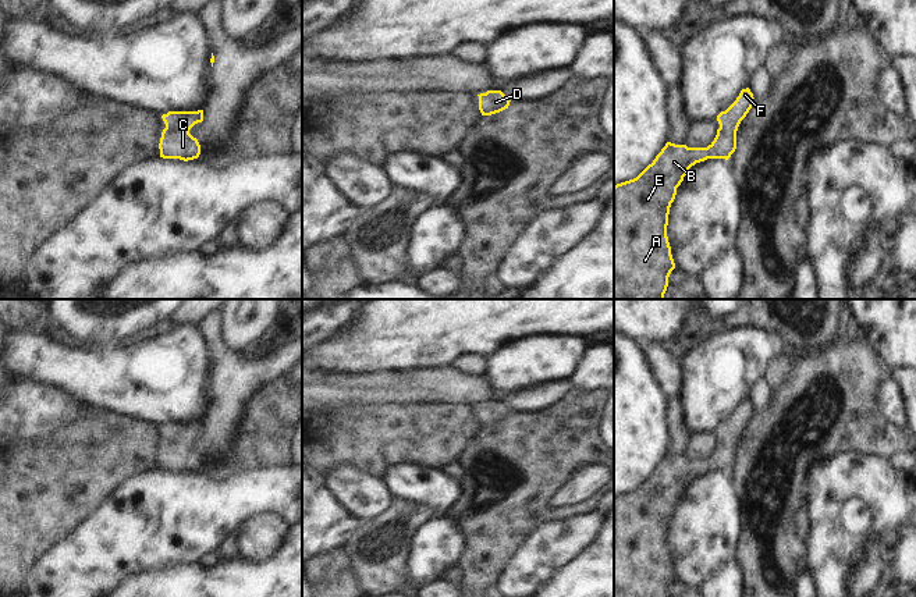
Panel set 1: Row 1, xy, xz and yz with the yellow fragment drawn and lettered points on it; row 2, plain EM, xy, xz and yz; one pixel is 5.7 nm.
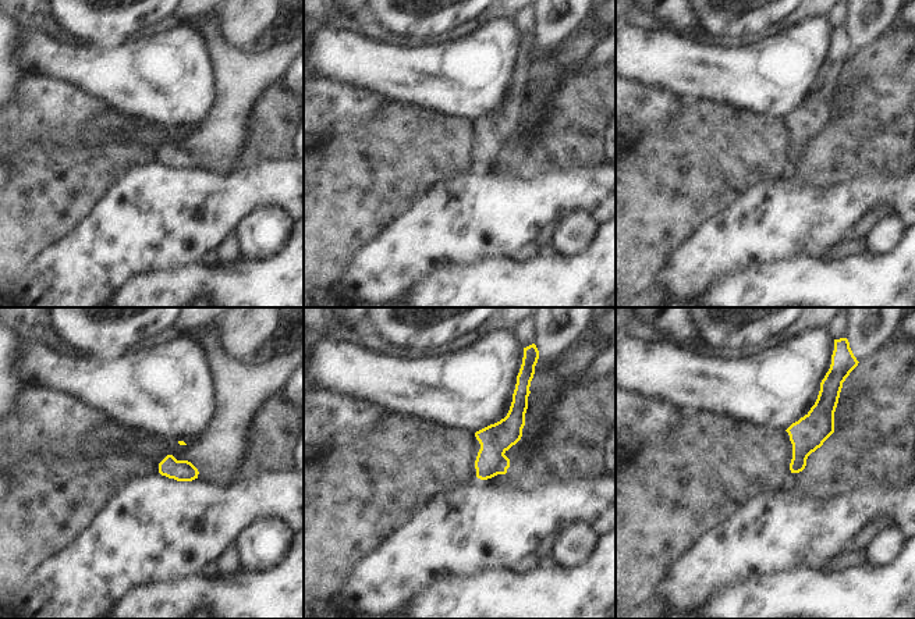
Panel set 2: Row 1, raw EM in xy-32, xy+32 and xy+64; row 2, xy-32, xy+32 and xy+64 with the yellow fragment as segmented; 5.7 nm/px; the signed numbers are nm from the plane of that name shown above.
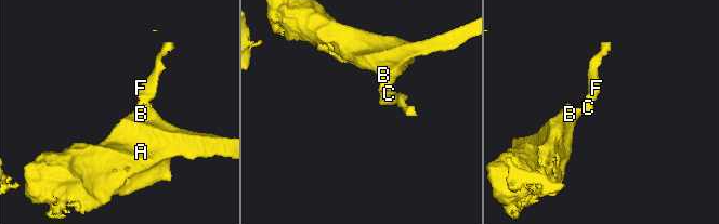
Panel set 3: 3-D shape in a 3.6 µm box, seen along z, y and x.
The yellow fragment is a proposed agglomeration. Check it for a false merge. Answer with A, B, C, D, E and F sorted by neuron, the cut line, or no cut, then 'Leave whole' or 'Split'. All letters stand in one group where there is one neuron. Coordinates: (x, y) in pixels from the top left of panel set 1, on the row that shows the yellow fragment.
Groups: A B C D E F. No split. Leave whole

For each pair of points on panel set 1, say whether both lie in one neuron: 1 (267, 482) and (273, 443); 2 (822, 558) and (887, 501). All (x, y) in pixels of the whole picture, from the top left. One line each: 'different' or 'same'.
1: different
2: same

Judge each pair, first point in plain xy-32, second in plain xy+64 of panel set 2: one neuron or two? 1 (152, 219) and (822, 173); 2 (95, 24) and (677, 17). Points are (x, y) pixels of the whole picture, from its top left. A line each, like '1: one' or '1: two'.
1: two
2: two

